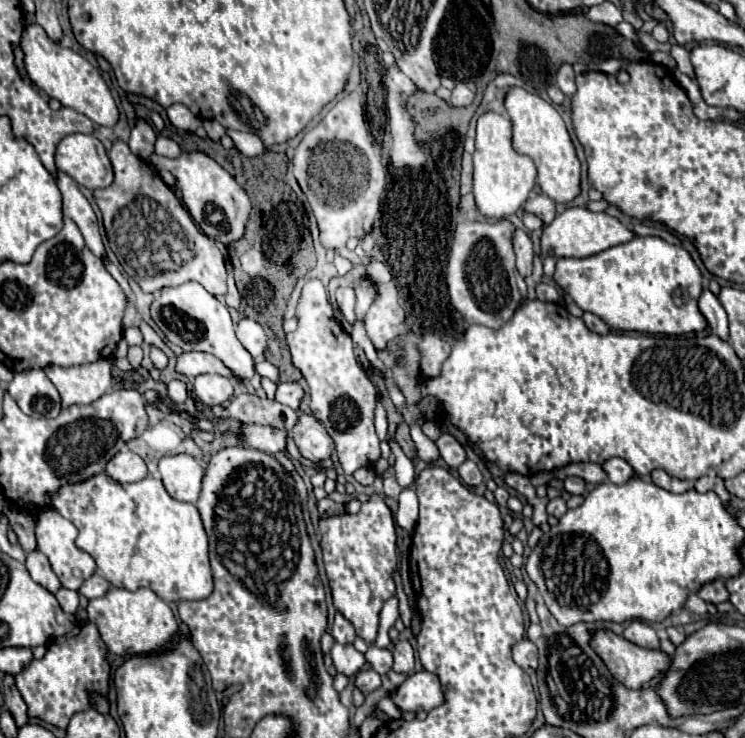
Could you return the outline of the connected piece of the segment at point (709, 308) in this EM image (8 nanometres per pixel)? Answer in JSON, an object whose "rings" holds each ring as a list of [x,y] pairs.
{"rings":[[[709,287],[703,289],[701,297],[699,297],[699,309],[703,313],[703,317],[707,319],[709,327],[713,333],[717,333],[721,339],[729,337],[729,327],[727,327],[727,313],[723,309],[723,305],[719,303],[717,295],[713,295],[709,291]]]}

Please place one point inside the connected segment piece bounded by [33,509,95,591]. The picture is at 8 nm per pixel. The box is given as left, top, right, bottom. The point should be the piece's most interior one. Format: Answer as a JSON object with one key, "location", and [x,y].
{"location":[56,536]}

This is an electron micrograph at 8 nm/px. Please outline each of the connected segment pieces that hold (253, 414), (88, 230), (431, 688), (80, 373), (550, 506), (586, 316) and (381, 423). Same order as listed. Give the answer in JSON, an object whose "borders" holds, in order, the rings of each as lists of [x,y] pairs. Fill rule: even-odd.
{"borders":[[[[237,395],[227,407],[211,407],[213,415],[231,417],[243,423],[271,425],[277,429],[291,431],[299,421],[299,409],[291,409],[271,399],[259,399],[257,395]]],[[[61,169],[55,171],[55,181],[57,181],[57,187],[59,187],[61,197],[63,197],[63,215],[77,223],[79,231],[85,237],[87,247],[97,257],[103,257],[105,249],[103,249],[103,243],[101,243],[97,217],[95,217],[89,201],[83,197],[83,193],[77,187],[77,183],[67,173],[63,173]]],[[[419,671],[419,673],[409,675],[391,693],[391,699],[403,713],[429,711],[441,705],[441,685],[437,681],[437,675]]],[[[101,359],[93,365],[79,365],[79,367],[49,367],[45,369],[47,377],[59,387],[61,405],[67,409],[71,405],[89,405],[103,397],[113,387],[113,361]]],[[[557,497],[557,499],[551,499],[551,501],[547,503],[547,515],[561,517],[565,511],[567,511],[567,507],[565,507],[565,501],[563,501],[561,497]]],[[[583,313],[583,321],[585,321],[585,325],[593,331],[593,333],[599,333],[599,335],[605,335],[605,333],[609,333],[609,327],[597,317],[597,315],[593,315],[593,313]]],[[[379,400],[375,409],[375,428],[378,432],[386,432],[388,429],[387,412],[383,403]]]]}

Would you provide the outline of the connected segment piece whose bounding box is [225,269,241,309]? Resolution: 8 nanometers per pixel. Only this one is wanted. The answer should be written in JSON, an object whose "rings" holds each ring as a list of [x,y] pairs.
{"rings":[[[229,269],[229,281],[227,281],[227,287],[229,287],[229,291],[227,291],[227,305],[229,307],[239,307],[241,305],[241,295],[239,295],[239,291],[237,291],[237,287],[235,287],[235,279],[233,279],[233,273],[231,273],[231,269]]]}

